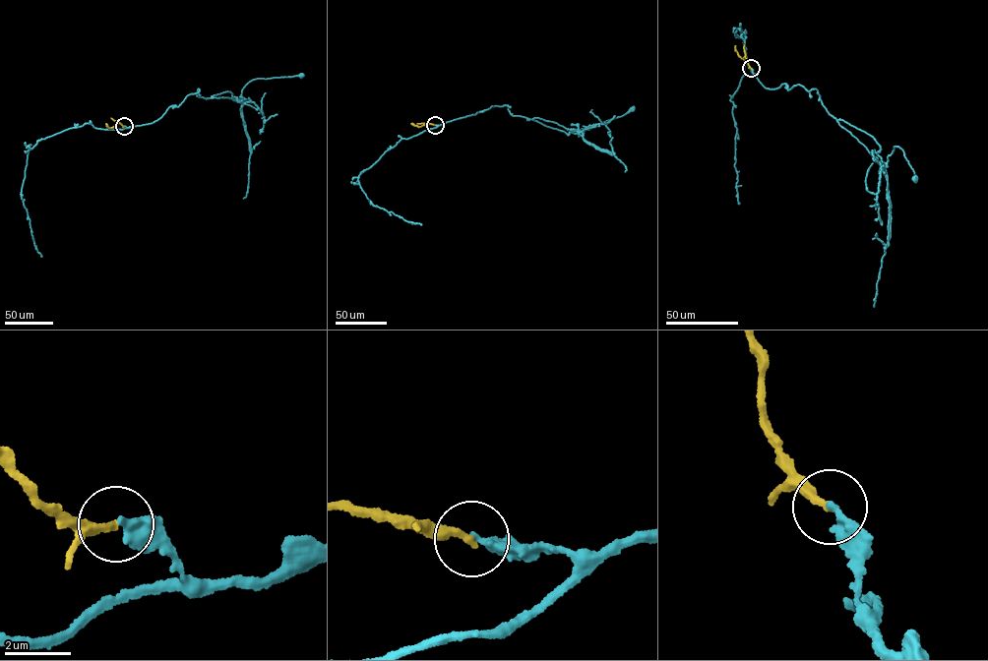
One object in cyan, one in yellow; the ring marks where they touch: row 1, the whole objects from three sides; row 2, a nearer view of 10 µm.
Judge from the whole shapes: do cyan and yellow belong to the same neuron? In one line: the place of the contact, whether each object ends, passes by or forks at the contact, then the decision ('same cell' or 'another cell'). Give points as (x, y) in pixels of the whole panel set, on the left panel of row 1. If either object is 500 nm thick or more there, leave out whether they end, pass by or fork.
place (124, 126); cyan ends; yellow ends; another cell

